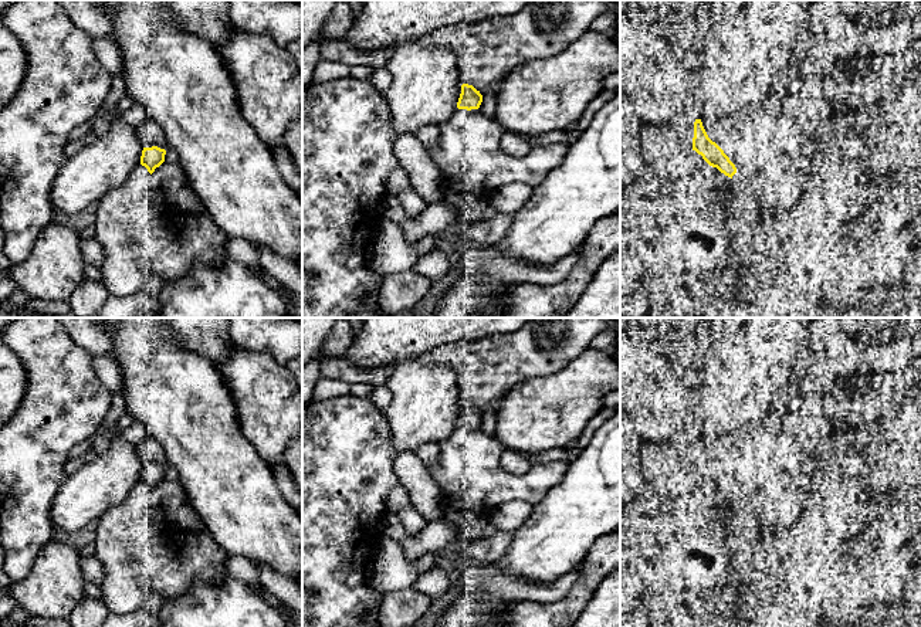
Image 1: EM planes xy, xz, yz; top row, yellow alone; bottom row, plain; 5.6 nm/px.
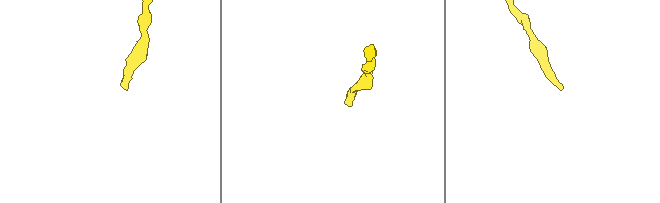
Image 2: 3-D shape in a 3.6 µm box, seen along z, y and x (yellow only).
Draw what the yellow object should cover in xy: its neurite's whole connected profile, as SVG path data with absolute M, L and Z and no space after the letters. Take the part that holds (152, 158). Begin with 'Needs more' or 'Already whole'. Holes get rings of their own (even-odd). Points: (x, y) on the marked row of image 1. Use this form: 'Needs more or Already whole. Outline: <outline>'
Needs more. Outline: M146 116L136 125L136 136L143 146L140 165L152 174L165 162L169 149L165 132L152 116Z

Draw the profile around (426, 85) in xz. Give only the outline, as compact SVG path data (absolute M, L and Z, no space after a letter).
M417 40L396 47L385 70L392 75L392 85L385 99L392 113L396 135L416 133L424 125L440 125L457 109L461 94L458 58L450 48L430 48Z

